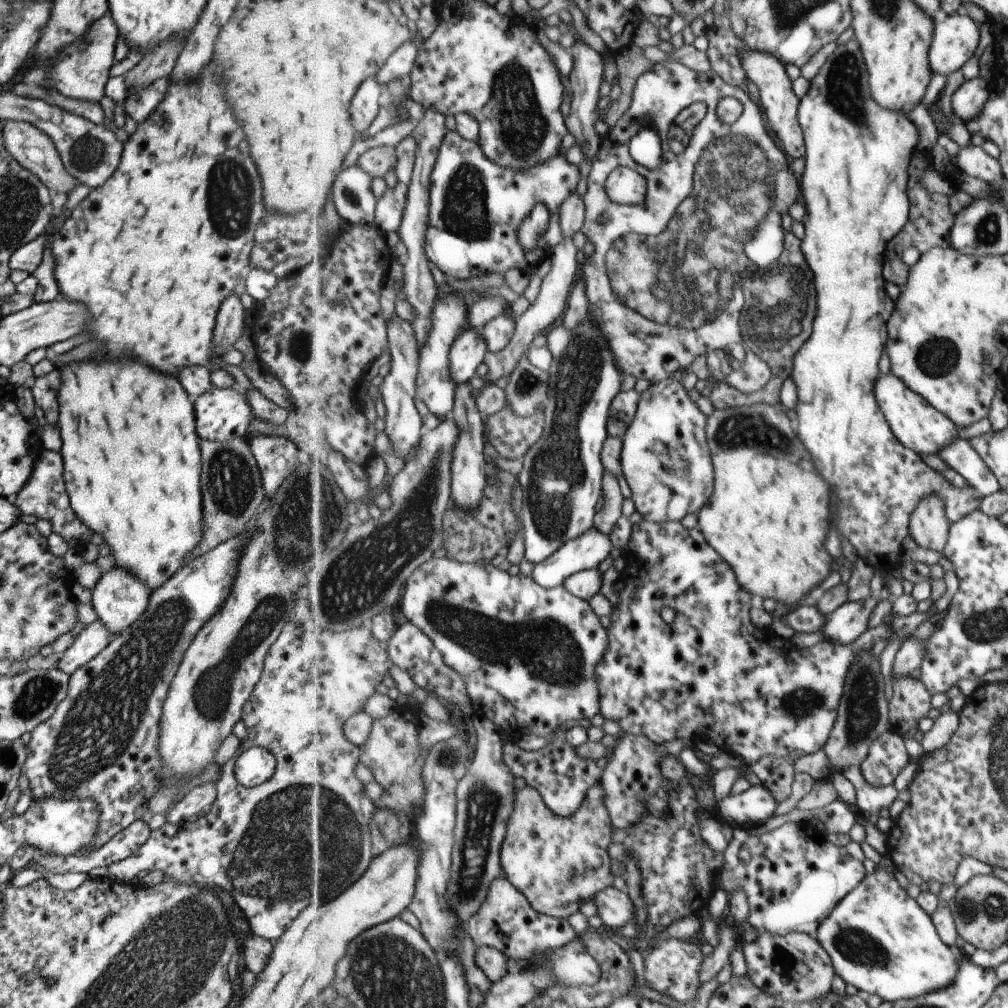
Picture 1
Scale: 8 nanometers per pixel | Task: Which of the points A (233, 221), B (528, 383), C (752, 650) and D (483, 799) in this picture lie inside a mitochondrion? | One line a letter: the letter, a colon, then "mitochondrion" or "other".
A: mitochondrion
B: mitochondrion
C: other
D: mitochondrion

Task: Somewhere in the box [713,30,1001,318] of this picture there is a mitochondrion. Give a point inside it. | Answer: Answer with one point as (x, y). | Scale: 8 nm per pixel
(845, 95)

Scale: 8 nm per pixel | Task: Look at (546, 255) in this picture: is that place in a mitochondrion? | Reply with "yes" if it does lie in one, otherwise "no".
no

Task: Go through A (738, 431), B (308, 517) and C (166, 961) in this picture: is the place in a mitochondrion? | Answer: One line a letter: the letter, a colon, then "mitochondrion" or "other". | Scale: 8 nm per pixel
A: mitochondrion
B: mitochondrion
C: mitochondrion

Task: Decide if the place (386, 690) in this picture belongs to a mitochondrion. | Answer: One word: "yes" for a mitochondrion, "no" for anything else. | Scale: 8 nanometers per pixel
no

